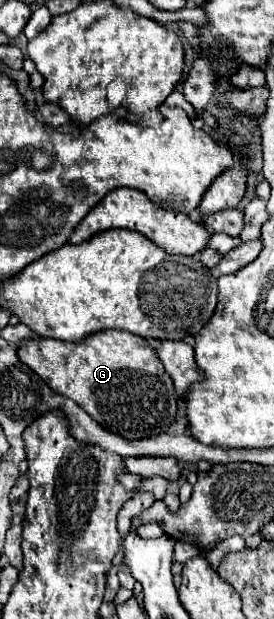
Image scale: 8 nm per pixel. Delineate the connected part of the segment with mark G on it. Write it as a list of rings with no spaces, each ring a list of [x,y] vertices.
[[[96,331],[80,343],[32,337],[18,347],[18,359],[56,393],[76,401],[110,433],[126,439],[142,439],[166,431],[176,421],[178,397],[172,379],[154,349],[138,335],[126,331]]]

